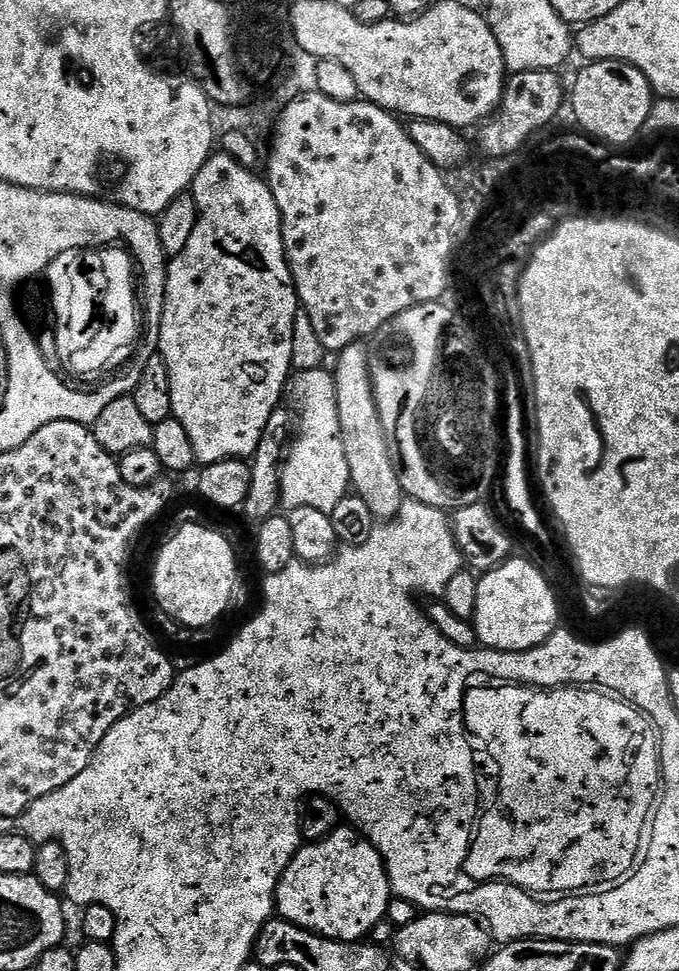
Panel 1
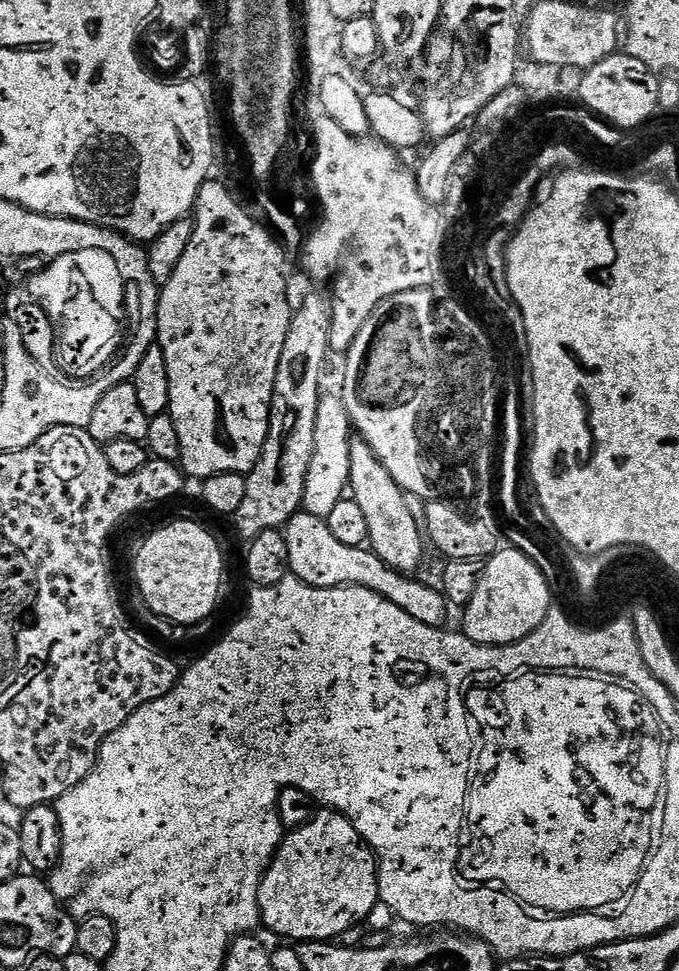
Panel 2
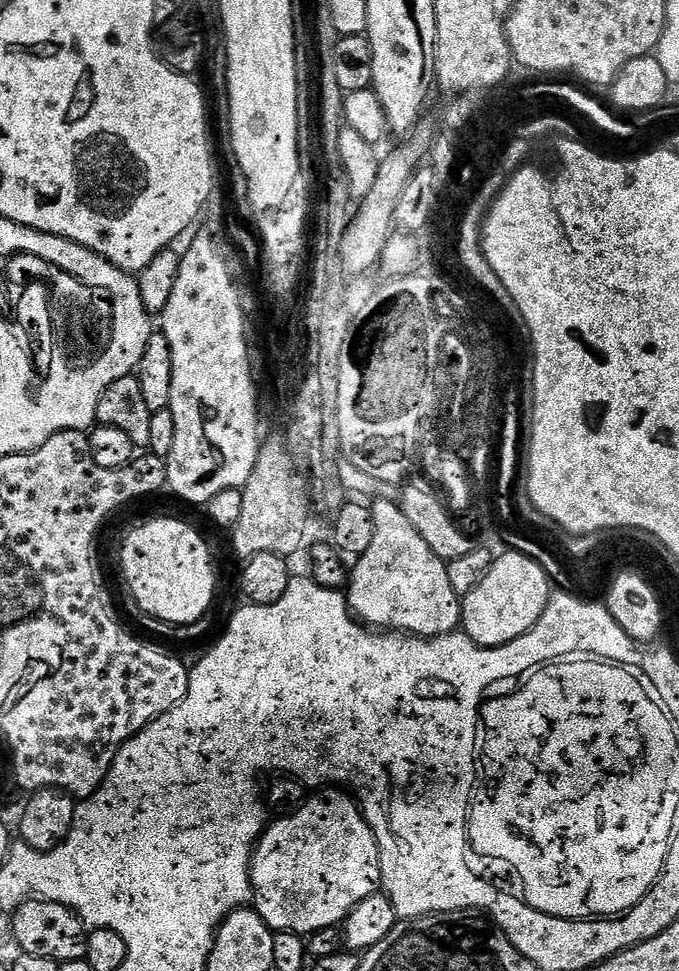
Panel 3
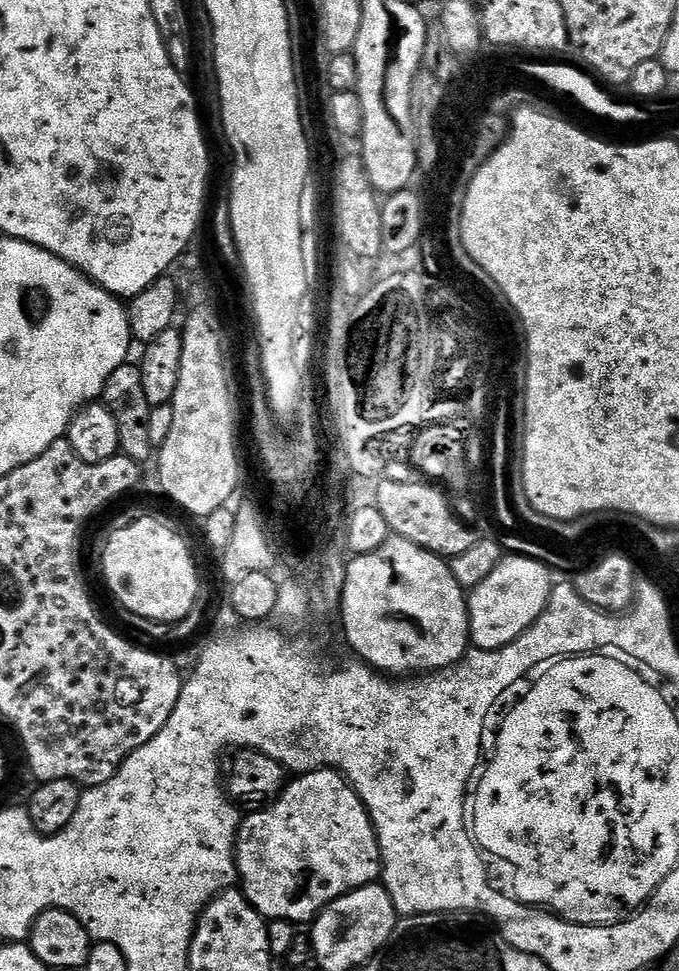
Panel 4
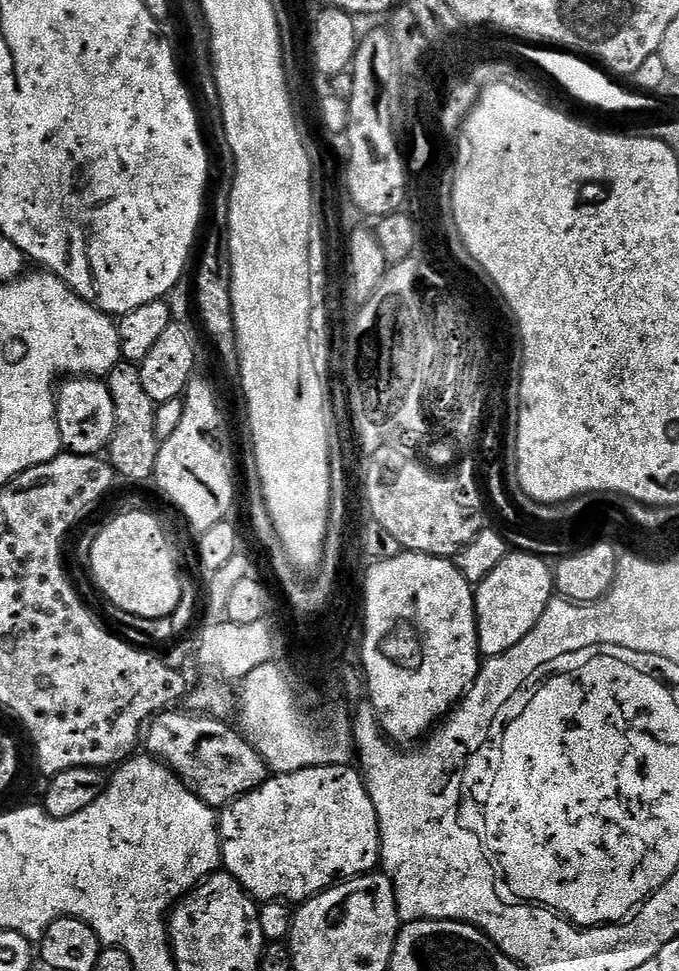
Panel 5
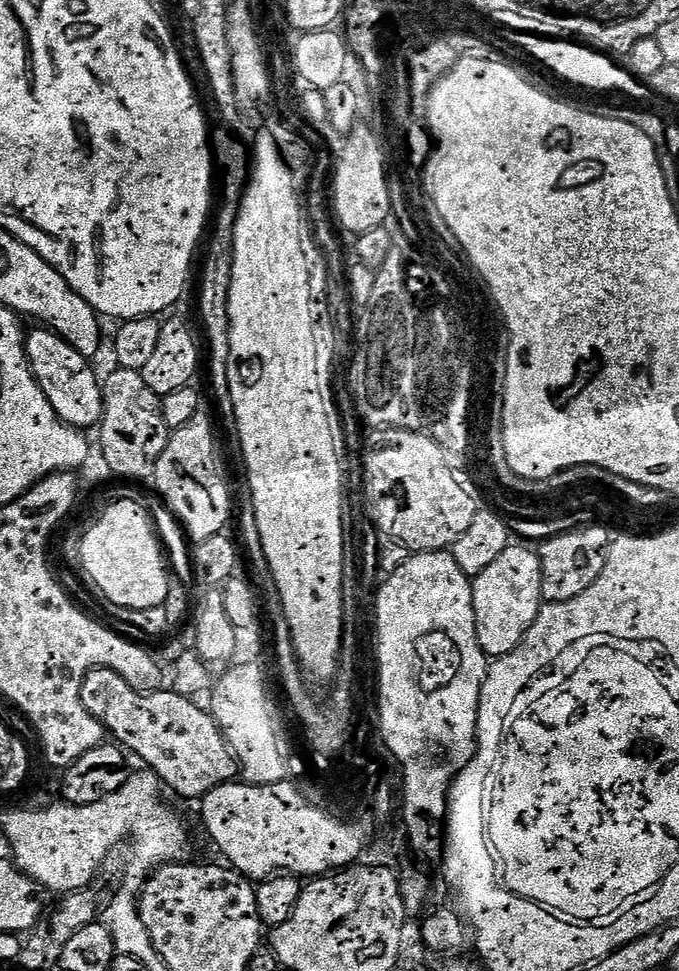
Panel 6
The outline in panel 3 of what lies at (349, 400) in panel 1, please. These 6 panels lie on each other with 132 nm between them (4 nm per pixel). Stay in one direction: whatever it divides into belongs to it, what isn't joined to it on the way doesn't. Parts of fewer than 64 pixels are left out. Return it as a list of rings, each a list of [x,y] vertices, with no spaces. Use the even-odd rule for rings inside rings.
[[[373,499],[370,509],[373,516],[373,537],[370,541],[370,546],[366,547],[365,552],[360,554],[355,561],[357,562],[356,569],[351,569],[350,583],[346,588],[348,607],[354,613],[355,619],[376,630],[391,630],[409,636],[423,636],[425,638],[429,636],[445,636],[447,632],[457,631],[462,624],[462,600],[461,597],[456,595],[454,586],[450,586],[450,574],[448,573],[447,563],[439,560],[434,554],[434,550],[430,550],[430,546],[426,546],[426,542],[422,539],[422,534],[418,534],[418,530],[414,530],[414,526],[410,523],[410,518],[406,518],[406,514],[401,510],[399,503]]]

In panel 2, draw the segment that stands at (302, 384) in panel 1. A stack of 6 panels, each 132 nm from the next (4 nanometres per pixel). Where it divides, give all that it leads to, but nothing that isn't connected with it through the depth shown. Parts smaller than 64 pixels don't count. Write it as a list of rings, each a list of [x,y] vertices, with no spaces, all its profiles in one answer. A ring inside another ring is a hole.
[[[325,393],[319,402],[315,422],[315,452],[307,472],[303,511],[327,519],[336,504],[345,497],[350,476],[350,450],[352,427],[349,412],[341,395]]]

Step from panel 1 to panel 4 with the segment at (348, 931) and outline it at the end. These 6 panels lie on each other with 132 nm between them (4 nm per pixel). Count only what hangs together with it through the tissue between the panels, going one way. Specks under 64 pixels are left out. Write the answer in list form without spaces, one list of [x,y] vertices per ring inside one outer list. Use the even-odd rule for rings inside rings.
[[[320,768],[317,772],[306,772],[289,779],[284,785],[280,795],[271,804],[265,804],[263,808],[249,811],[240,821],[240,832],[236,836],[236,871],[238,884],[244,893],[244,897],[260,911],[261,916],[268,920],[288,920],[294,925],[303,926],[316,919],[320,912],[330,902],[342,898],[347,892],[355,888],[361,888],[367,884],[375,884],[381,879],[380,867],[380,843],[376,837],[376,827],[372,825],[372,819],[368,817],[368,811],[364,809],[364,803],[360,795],[352,789],[351,784],[344,779],[339,772],[333,772],[330,768]]]

